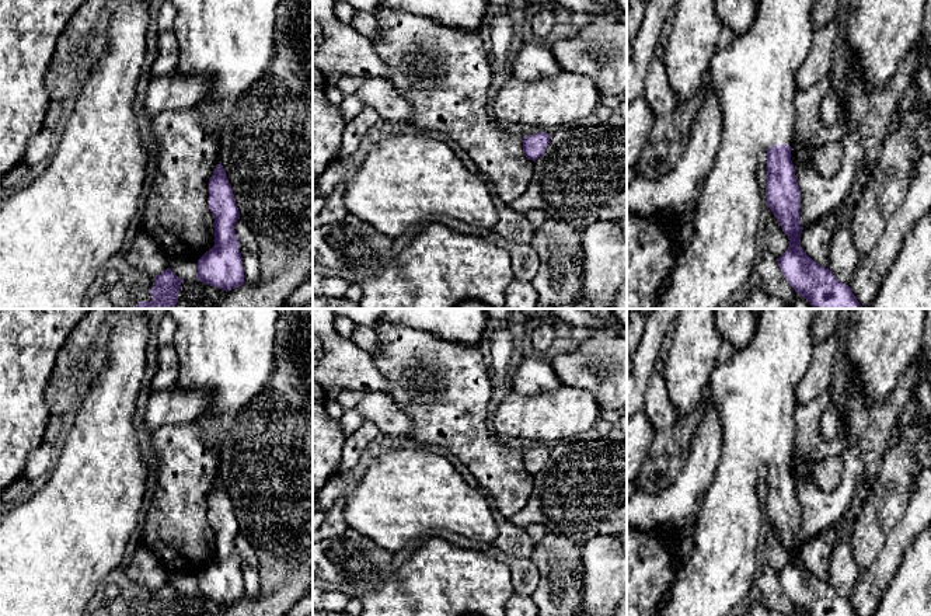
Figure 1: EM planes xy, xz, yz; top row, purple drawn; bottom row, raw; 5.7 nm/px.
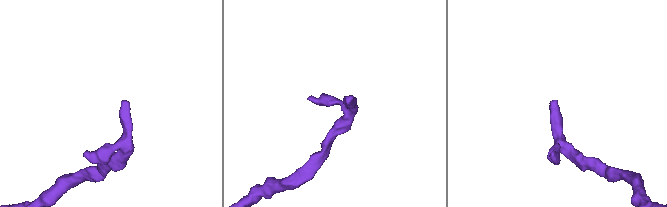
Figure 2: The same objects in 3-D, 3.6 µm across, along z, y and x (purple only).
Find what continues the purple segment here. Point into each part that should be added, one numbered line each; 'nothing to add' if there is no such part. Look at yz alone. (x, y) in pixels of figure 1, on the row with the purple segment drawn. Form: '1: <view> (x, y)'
1: yz (755, 77)

